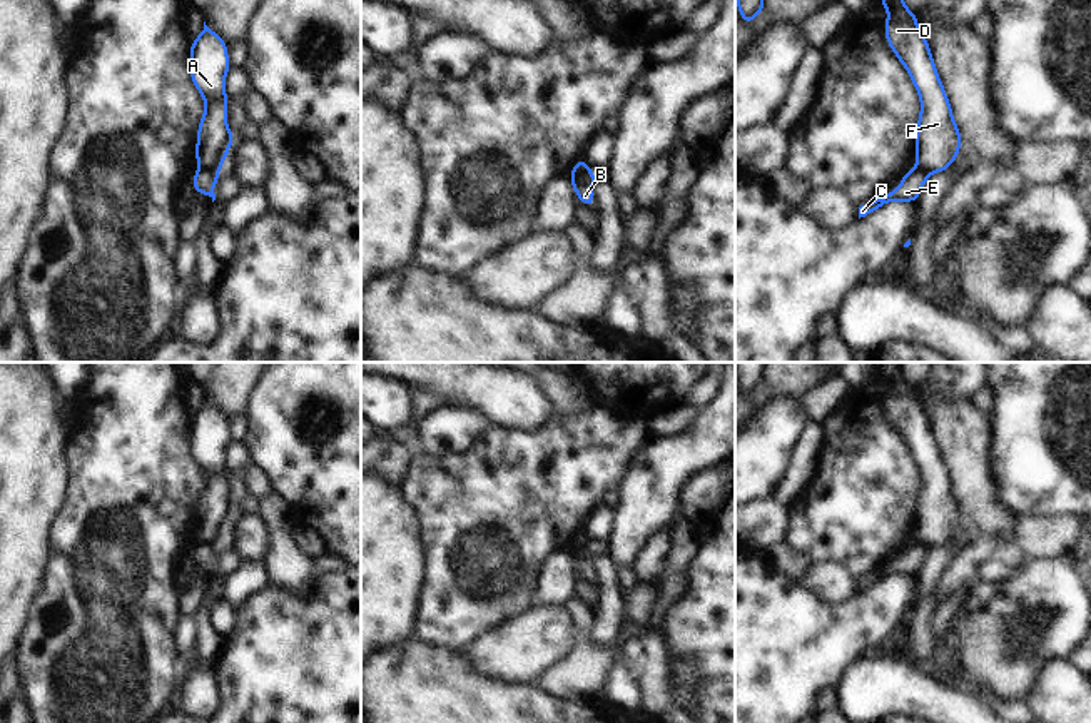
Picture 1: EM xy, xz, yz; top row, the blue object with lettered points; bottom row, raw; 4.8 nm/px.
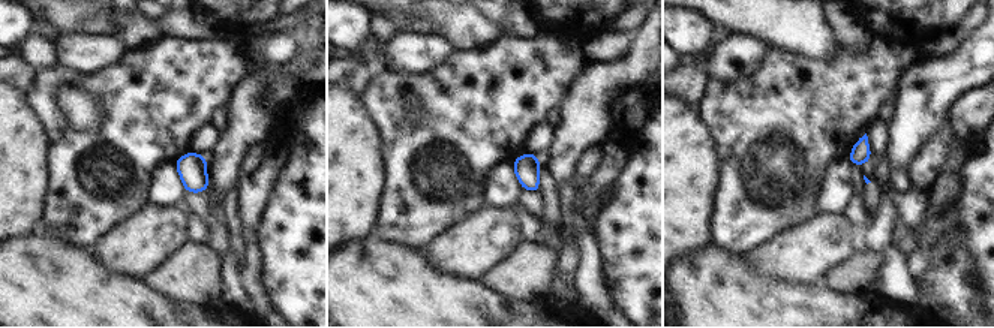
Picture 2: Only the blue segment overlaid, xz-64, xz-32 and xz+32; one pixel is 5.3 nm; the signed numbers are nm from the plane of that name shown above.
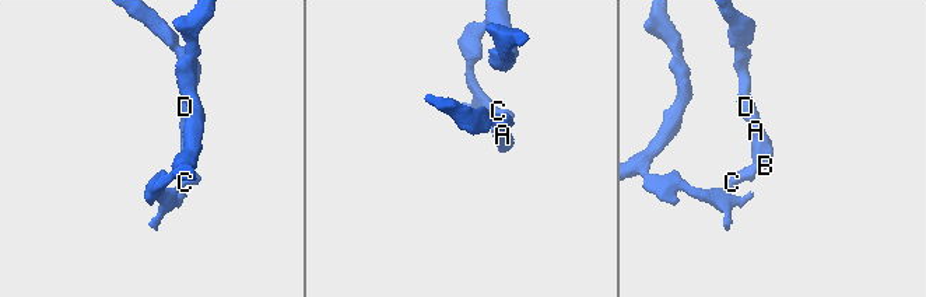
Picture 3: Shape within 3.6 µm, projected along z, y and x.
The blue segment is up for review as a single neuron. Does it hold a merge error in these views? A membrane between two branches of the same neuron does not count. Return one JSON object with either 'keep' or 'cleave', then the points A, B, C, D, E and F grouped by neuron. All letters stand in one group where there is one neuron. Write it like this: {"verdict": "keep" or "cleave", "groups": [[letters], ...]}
{"verdict": "cleave", "groups": [["A", "B", "D", "F"], ["C", "E"]]}

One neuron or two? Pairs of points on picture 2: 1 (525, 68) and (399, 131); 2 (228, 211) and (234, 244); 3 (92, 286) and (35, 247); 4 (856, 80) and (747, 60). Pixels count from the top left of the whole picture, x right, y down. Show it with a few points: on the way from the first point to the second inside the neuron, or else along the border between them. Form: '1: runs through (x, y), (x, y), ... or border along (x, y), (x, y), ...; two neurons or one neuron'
1: runs through (494, 89), (452, 131), (431, 131); one neuron
2: runs through (231, 219), (234, 237); one neuron
3: runs through (78, 286), (74, 286), (48, 261); one neuron
4: border along (772, 48), (753, 72), (732, 83); two neurons

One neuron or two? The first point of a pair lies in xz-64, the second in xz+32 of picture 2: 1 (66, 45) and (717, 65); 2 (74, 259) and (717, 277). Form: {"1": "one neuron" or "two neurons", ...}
{"1": "one neuron", "2": "one neuron"}

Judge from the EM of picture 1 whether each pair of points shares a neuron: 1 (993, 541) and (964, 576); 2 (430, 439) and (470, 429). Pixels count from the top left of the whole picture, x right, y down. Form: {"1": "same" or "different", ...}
{"1": "same", "2": "same"}

